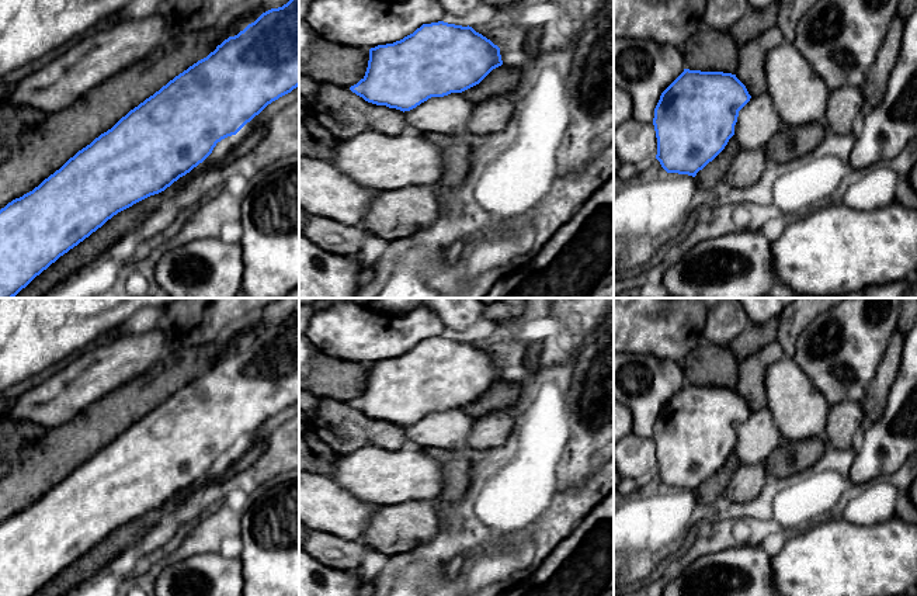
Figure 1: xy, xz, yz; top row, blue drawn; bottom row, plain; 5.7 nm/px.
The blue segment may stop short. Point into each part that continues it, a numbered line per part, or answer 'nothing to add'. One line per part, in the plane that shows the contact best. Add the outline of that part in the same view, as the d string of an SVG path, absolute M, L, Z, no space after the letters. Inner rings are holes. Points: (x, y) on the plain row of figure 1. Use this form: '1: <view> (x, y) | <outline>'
nothing to add

